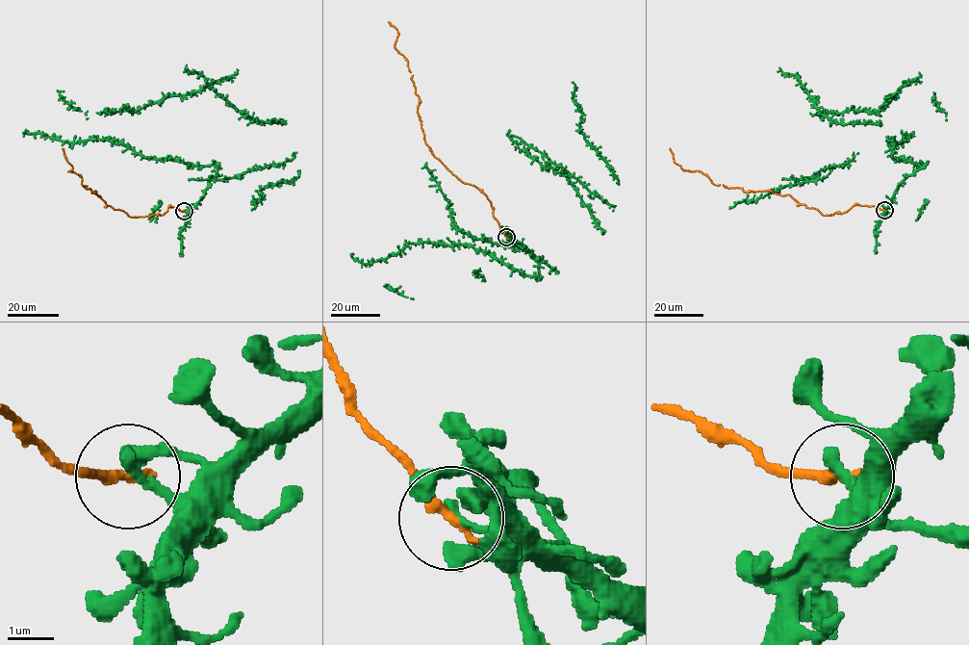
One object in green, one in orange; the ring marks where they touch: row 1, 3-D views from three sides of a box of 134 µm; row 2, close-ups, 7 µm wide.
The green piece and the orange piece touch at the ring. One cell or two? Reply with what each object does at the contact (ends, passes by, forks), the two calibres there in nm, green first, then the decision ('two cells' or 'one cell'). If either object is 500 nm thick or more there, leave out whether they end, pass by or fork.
green ends; orange ends; calibres 240 and 240 nm; two cells

